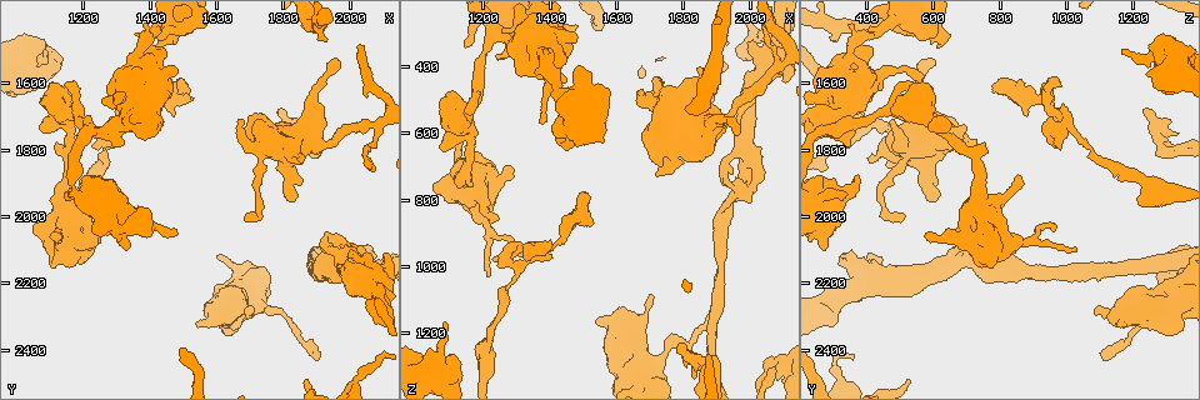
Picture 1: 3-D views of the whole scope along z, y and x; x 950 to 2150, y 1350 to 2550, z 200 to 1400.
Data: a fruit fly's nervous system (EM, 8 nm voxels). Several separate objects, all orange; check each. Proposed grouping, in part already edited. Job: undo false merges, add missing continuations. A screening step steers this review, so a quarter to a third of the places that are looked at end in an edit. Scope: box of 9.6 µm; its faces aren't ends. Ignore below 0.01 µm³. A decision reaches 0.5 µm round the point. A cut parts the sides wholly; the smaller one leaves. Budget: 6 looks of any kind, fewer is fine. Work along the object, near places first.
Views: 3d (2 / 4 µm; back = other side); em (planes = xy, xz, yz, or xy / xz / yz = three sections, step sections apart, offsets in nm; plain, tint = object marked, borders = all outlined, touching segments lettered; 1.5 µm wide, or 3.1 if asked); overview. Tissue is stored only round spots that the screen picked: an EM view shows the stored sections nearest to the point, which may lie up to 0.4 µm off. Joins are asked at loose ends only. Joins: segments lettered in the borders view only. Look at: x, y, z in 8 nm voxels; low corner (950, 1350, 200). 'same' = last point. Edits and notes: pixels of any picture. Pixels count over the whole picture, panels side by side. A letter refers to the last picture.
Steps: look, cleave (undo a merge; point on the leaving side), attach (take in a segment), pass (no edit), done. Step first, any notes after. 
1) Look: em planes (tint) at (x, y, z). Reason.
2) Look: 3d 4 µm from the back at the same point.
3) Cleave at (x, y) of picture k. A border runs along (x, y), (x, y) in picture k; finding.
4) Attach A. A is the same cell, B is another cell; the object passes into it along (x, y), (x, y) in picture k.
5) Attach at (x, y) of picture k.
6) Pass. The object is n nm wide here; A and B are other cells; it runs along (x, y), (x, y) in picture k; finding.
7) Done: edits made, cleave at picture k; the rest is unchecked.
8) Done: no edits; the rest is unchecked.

Look: em planes (borders) at (2000, 2080, 780). Free end.

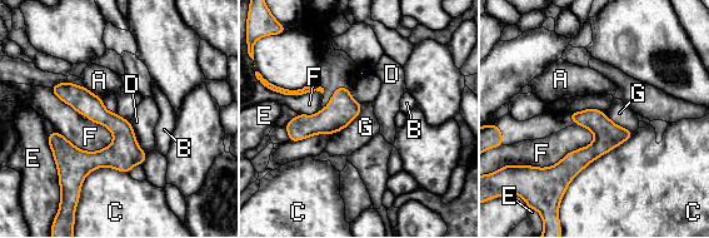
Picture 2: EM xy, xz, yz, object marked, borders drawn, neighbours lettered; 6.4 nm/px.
Pass. A, B, C, D, E, F and G are other cells; a border runs along (362, 104), (359, 114), (331, 135) in picture 2; none of them fits.

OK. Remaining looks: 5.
Look: em xz step 4 (borders) at (1400, 1570, 440). Sudden change in width.

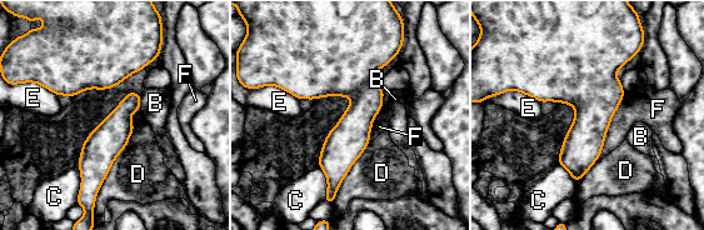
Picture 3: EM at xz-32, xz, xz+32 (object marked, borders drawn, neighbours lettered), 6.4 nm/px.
Pass. The longest contact is with D, 550 nm; B, C, D, E and F are other cells; it runs along (339, 45), (357, 121), (331, 194) in picture 3; all the same cell.

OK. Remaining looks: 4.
Look: 3d 2 µm from the back at (1510, 1620, 780). Free end.

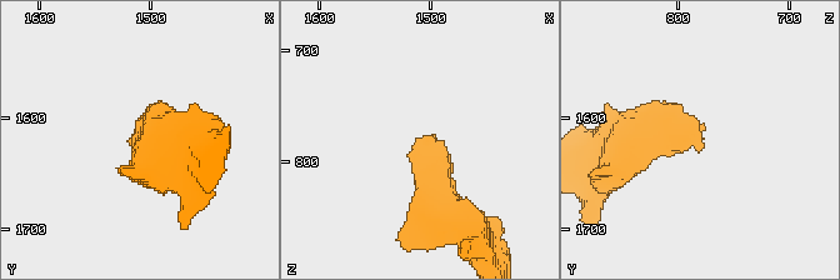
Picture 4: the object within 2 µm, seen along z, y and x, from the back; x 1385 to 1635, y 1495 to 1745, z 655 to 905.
Look: em planes (borders) at (1508, 1622, 782). Shape alone is not enough.

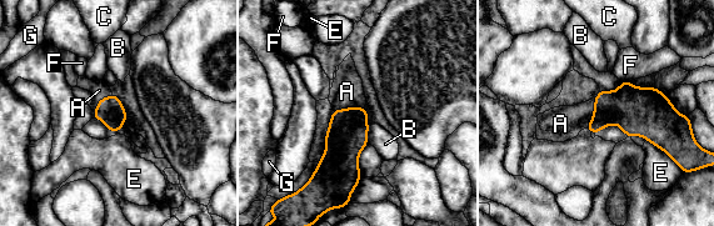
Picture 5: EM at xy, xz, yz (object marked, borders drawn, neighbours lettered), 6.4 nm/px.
Attach A. A is the same cell, B, C, E, F and G are other cells; the object passes into it along (346, 136), (348, 108), (346, 91) in picture 5; the cell continues.

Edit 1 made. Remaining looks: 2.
Done: edits made, attach at picture 5; the rest is unchecked.

